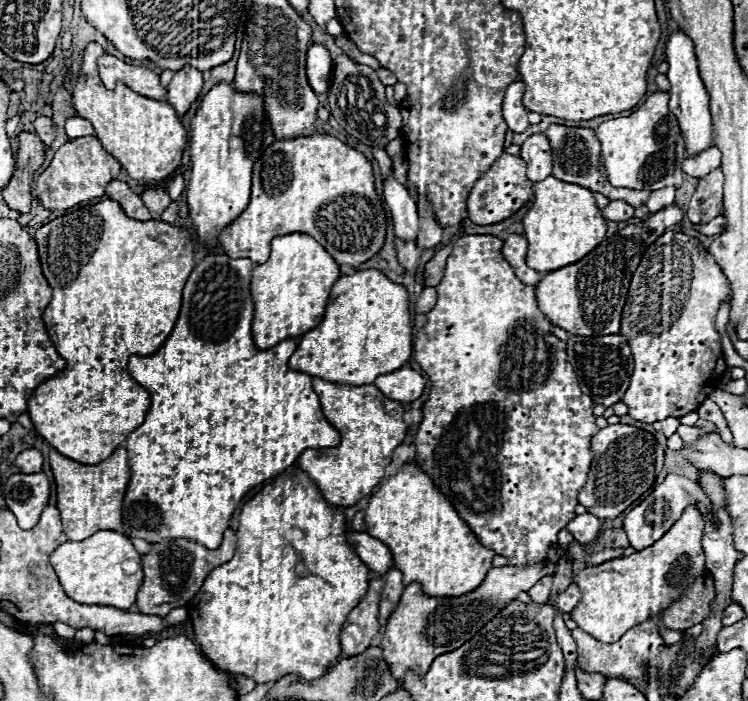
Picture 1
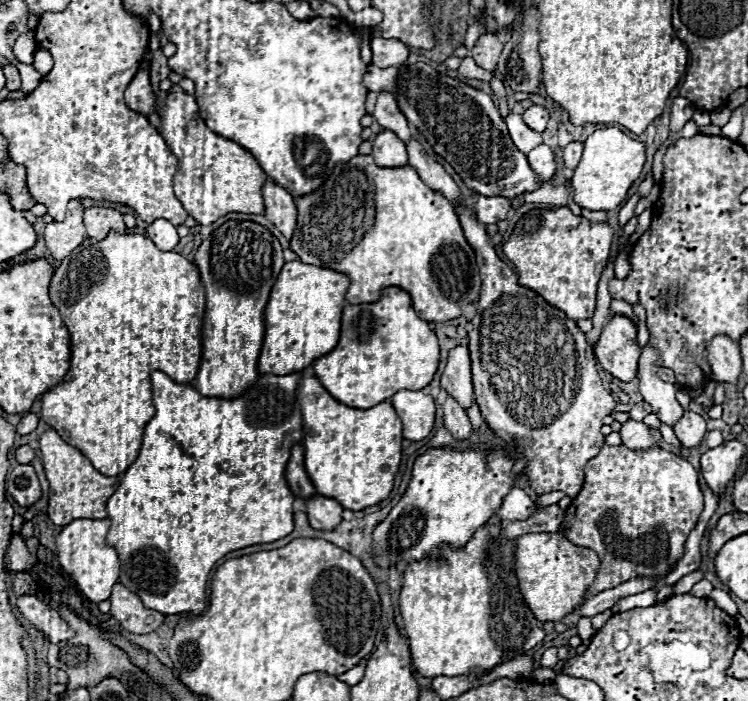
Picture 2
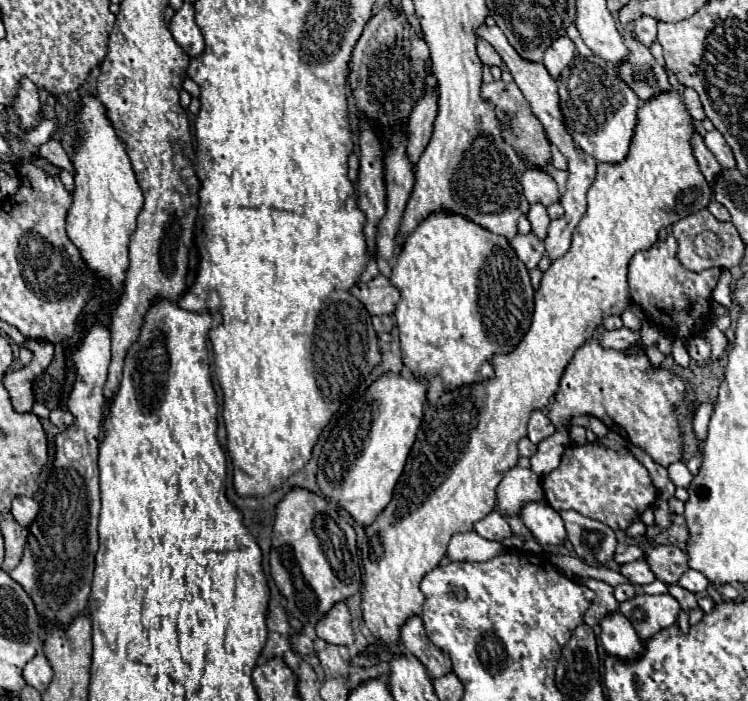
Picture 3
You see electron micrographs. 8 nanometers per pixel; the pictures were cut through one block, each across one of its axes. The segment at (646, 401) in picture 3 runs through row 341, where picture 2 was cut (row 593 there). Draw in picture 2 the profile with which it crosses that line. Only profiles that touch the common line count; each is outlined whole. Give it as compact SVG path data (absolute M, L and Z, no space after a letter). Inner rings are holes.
M604 444L598 456L588 460L584 486L580 494L572 500L572 504L566 508L562 524L562 534L570 542L592 548L600 556L602 564L594 584L588 588L588 598L636 576L668 574L672 570L672 564L676 564L682 558L684 542L690 530L696 526L702 508L704 498L698 486L698 472L688 460L674 456L662 448L630 450L624 444L620 446Z

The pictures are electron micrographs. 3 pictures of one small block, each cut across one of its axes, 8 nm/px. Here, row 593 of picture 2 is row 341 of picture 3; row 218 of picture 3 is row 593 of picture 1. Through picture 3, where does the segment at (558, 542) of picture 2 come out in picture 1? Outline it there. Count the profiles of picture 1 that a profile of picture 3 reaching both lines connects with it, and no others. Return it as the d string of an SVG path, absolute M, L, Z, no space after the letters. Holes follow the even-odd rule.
M688 506L680 520L660 540L656 540L656 544L632 556L584 568L576 576L582 600L570 612L572 620L592 638L612 644L636 624L642 624L660 610L666 610L704 570L702 532L704 518L700 510L696 506Z

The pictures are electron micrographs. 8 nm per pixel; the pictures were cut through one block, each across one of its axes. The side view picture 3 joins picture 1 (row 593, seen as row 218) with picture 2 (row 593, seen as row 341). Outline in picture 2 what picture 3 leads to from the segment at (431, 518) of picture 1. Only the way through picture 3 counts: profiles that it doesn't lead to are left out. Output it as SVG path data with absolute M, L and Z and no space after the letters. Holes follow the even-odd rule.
M488 520L462 548L444 544L434 552L436 558L424 558L406 566L400 590L400 614L404 618L404 632L410 644L412 662L422 676L434 678L488 672L498 664L522 656L544 638L540 622L534 618L518 590L514 570L516 540L500 538L500 528L504 528L500 520Z

